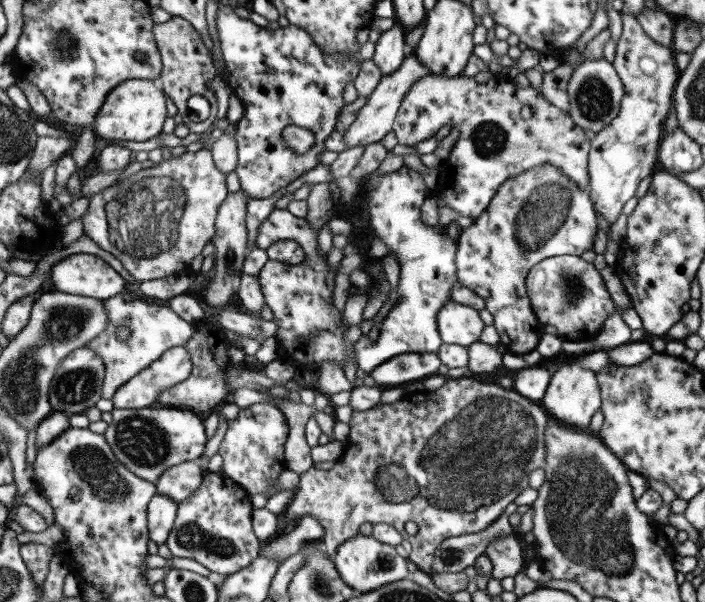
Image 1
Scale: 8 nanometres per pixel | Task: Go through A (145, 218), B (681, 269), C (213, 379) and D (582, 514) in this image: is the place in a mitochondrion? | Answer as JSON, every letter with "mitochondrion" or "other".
{"A":"mitochondrion","B":"other","C":"other","D":"mitochondrion"}

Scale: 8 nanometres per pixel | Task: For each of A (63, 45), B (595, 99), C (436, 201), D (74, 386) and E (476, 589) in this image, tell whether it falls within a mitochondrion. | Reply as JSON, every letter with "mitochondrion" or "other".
{"A":"mitochondrion","B":"mitochondrion","C":"other","D":"mitochondrion","E":"other"}

